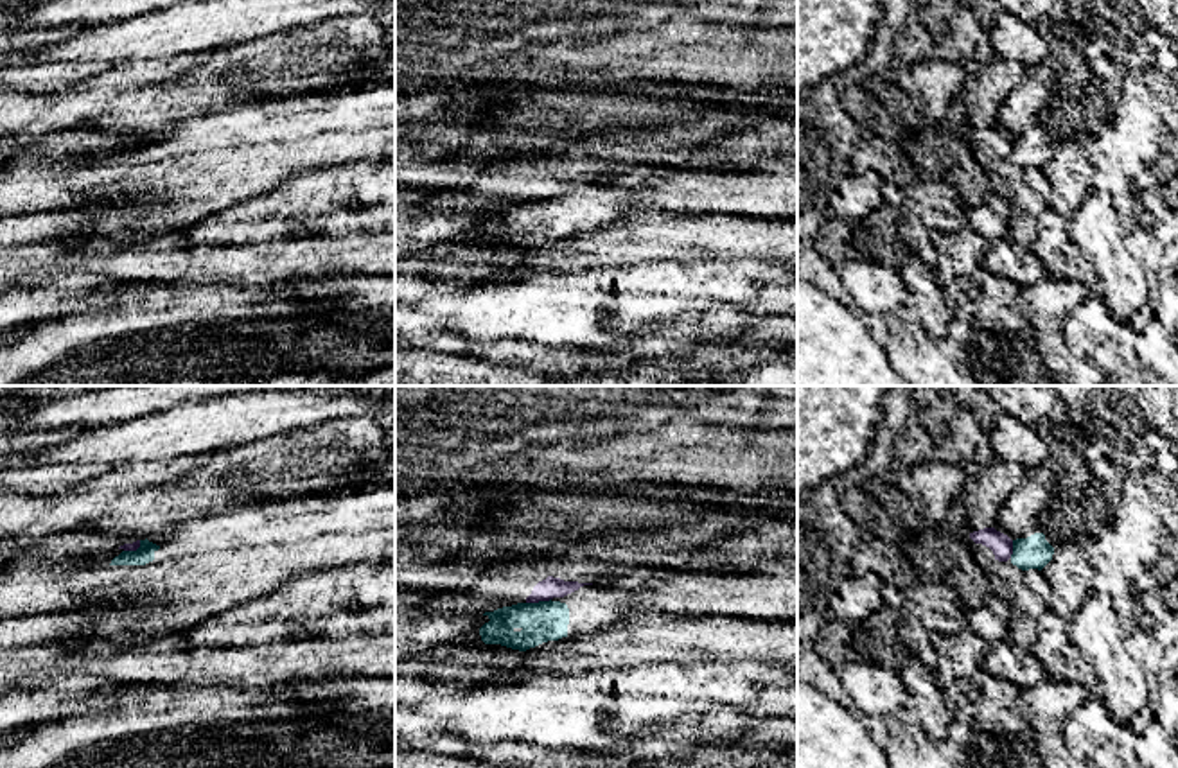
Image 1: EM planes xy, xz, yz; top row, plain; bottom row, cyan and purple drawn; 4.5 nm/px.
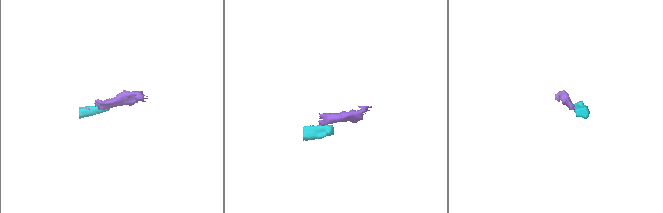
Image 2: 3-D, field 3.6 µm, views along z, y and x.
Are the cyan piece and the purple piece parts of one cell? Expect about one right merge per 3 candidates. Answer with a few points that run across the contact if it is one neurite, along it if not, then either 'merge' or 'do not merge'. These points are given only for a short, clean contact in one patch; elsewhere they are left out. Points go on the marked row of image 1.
line xz (550, 598), (527, 603); do not merge

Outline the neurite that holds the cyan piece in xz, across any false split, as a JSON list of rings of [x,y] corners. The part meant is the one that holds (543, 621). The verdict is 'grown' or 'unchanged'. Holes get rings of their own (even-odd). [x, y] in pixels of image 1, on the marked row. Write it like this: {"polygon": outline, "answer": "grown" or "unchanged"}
{"polygon": [[[584,585],[564,598],[485,612],[490,621],[479,628],[479,635],[485,644],[526,651],[548,641],[582,637],[629,623],[645,612],[625,592]]], "answer": "grown"}

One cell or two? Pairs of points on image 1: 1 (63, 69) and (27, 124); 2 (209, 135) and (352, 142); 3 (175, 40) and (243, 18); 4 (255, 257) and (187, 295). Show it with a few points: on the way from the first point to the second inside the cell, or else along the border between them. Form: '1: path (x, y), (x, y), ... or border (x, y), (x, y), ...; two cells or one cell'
1: border (87, 78), (56, 92), (18, 92); two cells
2: border (376, 126), (365, 131), (334, 133); two cells
3: path (191, 26), (227, 18); one cell
4: border (166, 284), (252, 284); two cells

